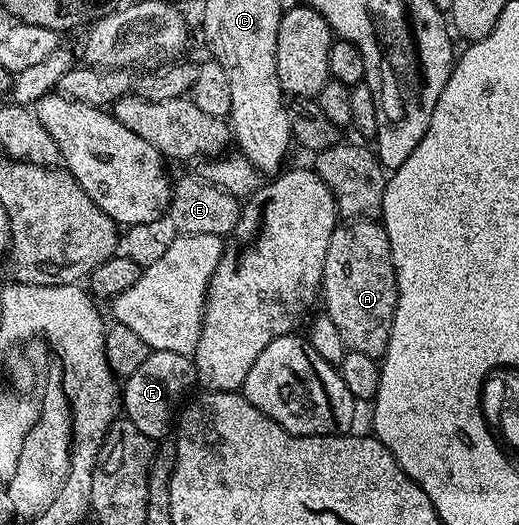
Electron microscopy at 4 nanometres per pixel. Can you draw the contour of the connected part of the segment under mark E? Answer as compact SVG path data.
M226 153L203 162L206 164L202 167L202 175L211 184L201 183L198 179L182 179L178 184L176 182L173 184L168 222L175 227L178 235L212 233L226 237L233 232L234 226L238 224L240 203L230 195L242 195L241 197L253 195L260 186L260 172L241 153L230 154Z

